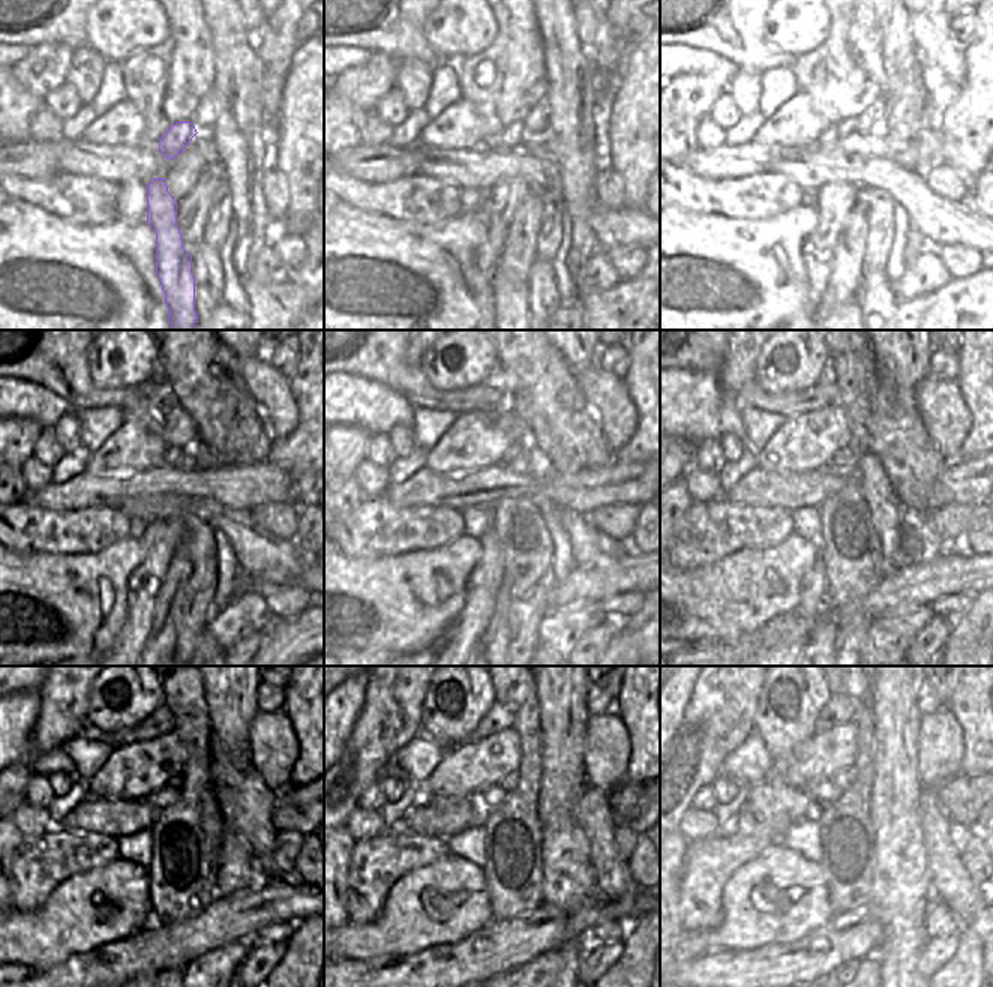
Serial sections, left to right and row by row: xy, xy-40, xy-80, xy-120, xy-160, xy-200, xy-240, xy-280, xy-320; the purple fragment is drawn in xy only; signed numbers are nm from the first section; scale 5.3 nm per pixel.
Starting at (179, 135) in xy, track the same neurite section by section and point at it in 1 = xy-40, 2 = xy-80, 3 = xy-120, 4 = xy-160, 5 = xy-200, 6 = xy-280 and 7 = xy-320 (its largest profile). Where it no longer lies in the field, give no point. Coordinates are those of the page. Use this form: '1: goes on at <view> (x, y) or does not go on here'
1: goes on at xy-40 (513, 135)
2: goes on at xy-80 (848, 126)
3: goes on at xy-120 (173, 456)
4: goes on at xy-160 (513, 452)
5: goes on at xy-200 (854, 447)
6: goes on at xy-280 (512, 779)
7: goes on at xy-320 (845, 779)

